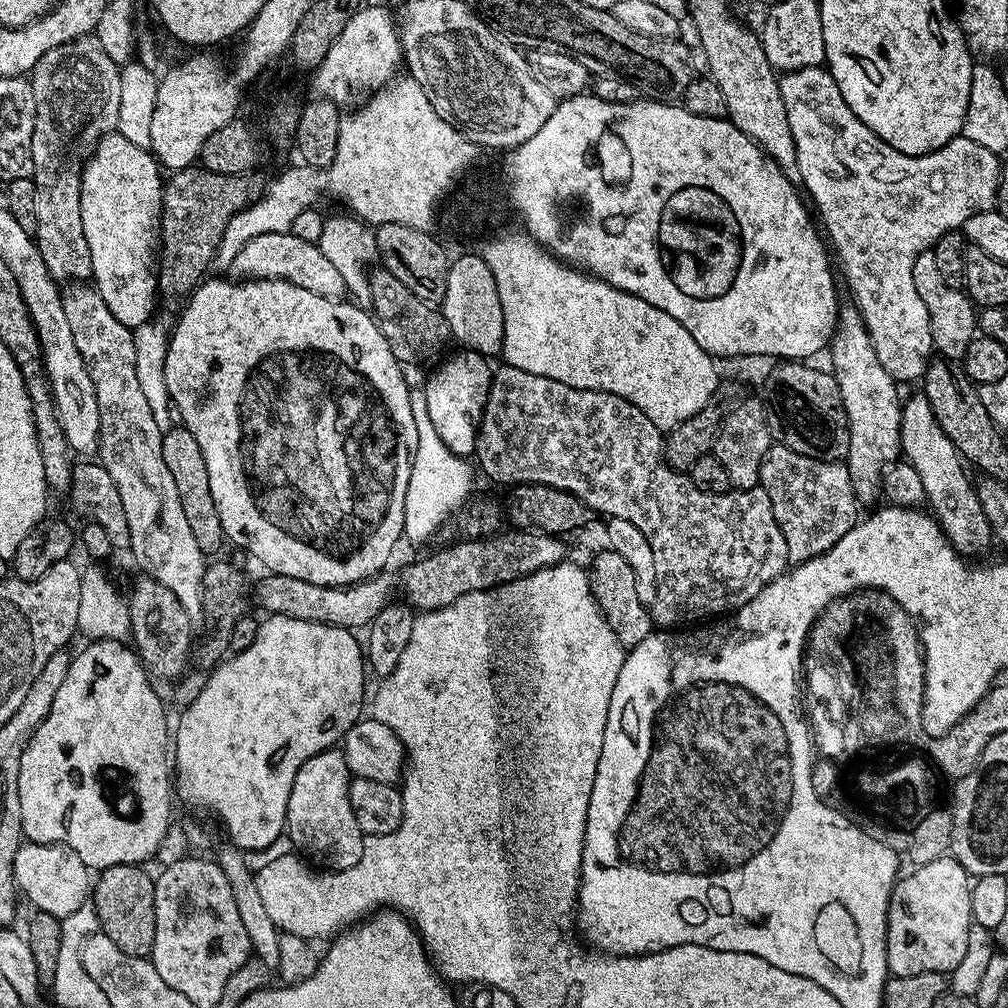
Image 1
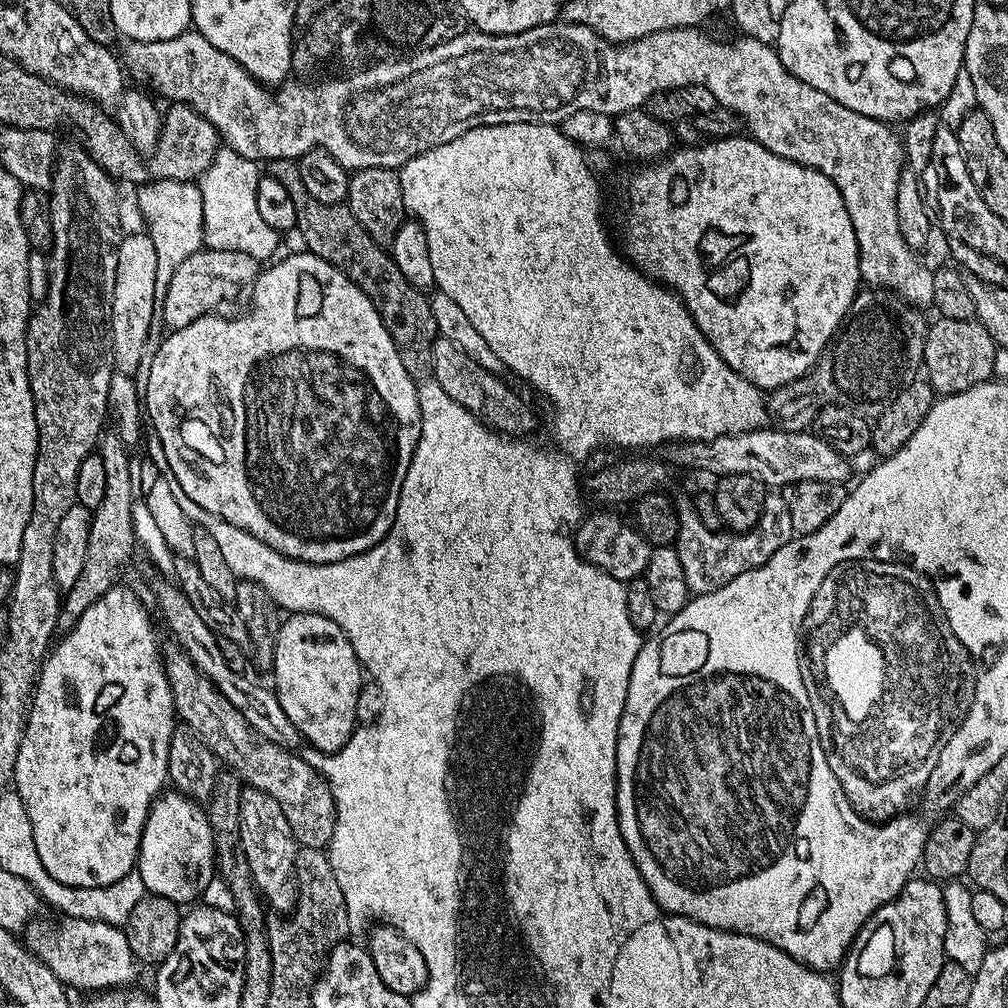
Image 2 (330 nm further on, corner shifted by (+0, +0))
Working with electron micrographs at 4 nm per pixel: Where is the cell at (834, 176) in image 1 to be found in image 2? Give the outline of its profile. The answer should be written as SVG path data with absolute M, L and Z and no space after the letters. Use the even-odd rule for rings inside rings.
M571 22L543 24L542 26L534 26L530 30L522 30L518 34L506 34L505 36L495 36L494 34L486 34L485 32L477 32L475 30L467 31L468 32L461 31L459 34L449 35L447 38L425 47L428 49L426 49L425 52L418 53L417 56L408 56L405 60L384 60L381 64L364 66L364 74L361 77L350 77L346 82L342 82L339 78L321 79L319 82L313 83L313 88L308 85L311 84L308 82L300 82L304 84L285 82L279 85L277 92L280 93L278 93L277 96L271 96L271 94L268 93L271 91L245 70L237 60L230 58L230 54L224 54L222 50L210 46L210 42L206 42L206 38L202 38L202 34L195 30L178 34L178 38L170 38L166 42L127 41L127 43L123 45L125 48L124 52L122 51L122 64L131 75L133 72L138 79L149 80L149 82L165 96L165 101L175 102L177 104L188 104L195 112L205 116L216 128L216 131L219 132L221 141L223 141L227 147L234 149L238 154L242 154L242 158L250 158L257 162L296 160L312 149L324 149L347 170L355 170L357 168L394 168L399 170L403 168L406 161L410 158L414 158L434 146L442 146L446 142L454 142L454 138L461 136L467 128L477 128L483 124L559 125L560 121L565 120L570 114L578 114L578 110L594 110L598 114L606 114L607 116L615 118L618 114L622 114L626 110L644 108L649 98L653 96L655 92L683 90L692 84L704 86L707 90L710 90L710 93L714 94L717 105L729 108L745 125L748 123L749 130L747 129L747 131L750 133L751 139L757 140L762 146L766 146L766 150L770 150L782 158L793 160L802 166L810 166L814 170L826 174L826 178L830 178L830 182L834 182L834 186L838 186L838 190L842 194L842 202L846 202L846 210L850 214L850 222L854 222L854 234L858 238L858 254L860 255L860 278L865 285L873 288L887 288L889 292L895 292L896 295L901 296L903 300L907 300L909 304L914 304L921 310L927 309L929 305L931 305L932 299L934 298L934 278L932 277L932 272L928 270L926 270L926 272L904 272L904 252L906 253L906 245L902 234L898 230L898 214L896 213L898 182L900 181L901 172L905 171L906 168L906 153L901 137L897 135L897 133L895 136L895 134L888 129L891 127L889 127L885 121L866 118L862 114L858 114L854 110L850 110L846 106L834 102L834 98L830 98L830 94L822 94L822 90L814 90L814 86L806 86L806 82L794 78L794 74L790 74L790 70L786 70L786 66L782 66L775 47L763 44L748 36L737 38L738 40L732 40L729 44L723 44L720 40L711 40L706 33L700 32L704 30L701 30L699 27L662 30L649 36L643 36L637 40L617 44L601 38L593 28L587 28L585 24L574 24Z

